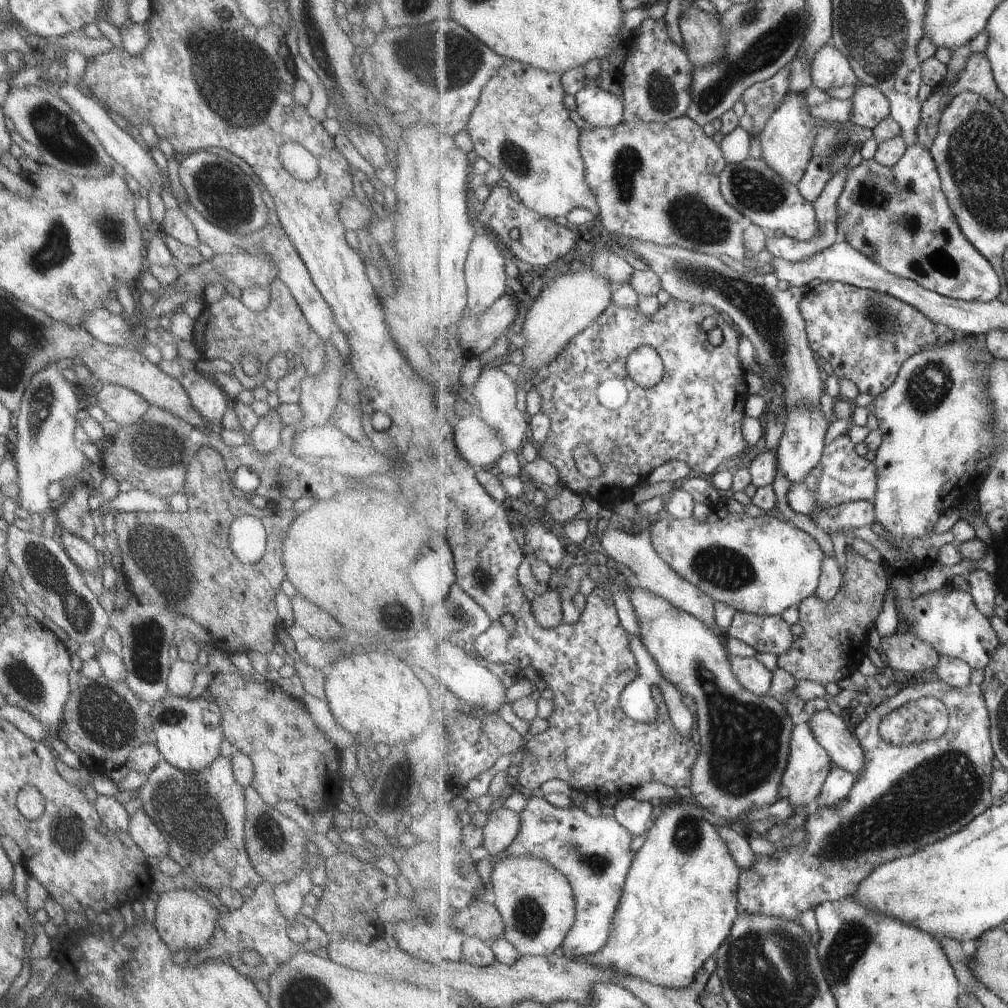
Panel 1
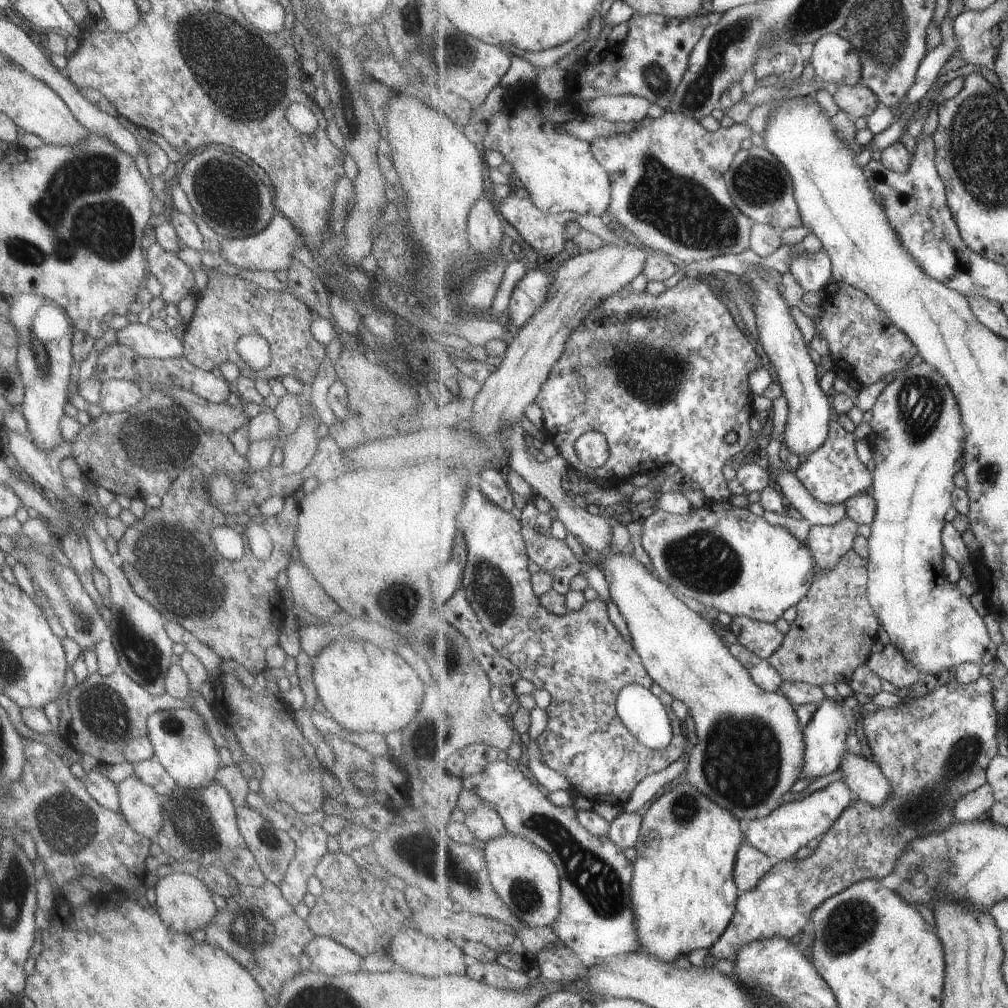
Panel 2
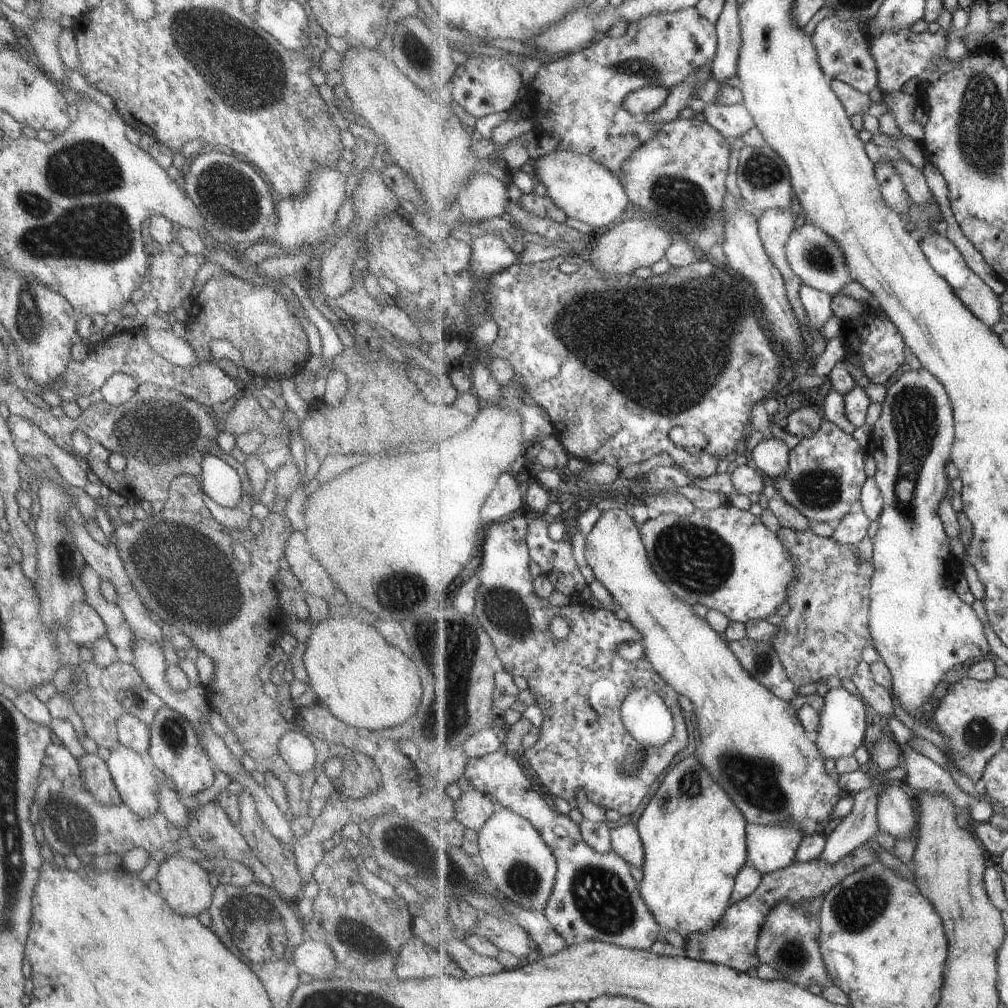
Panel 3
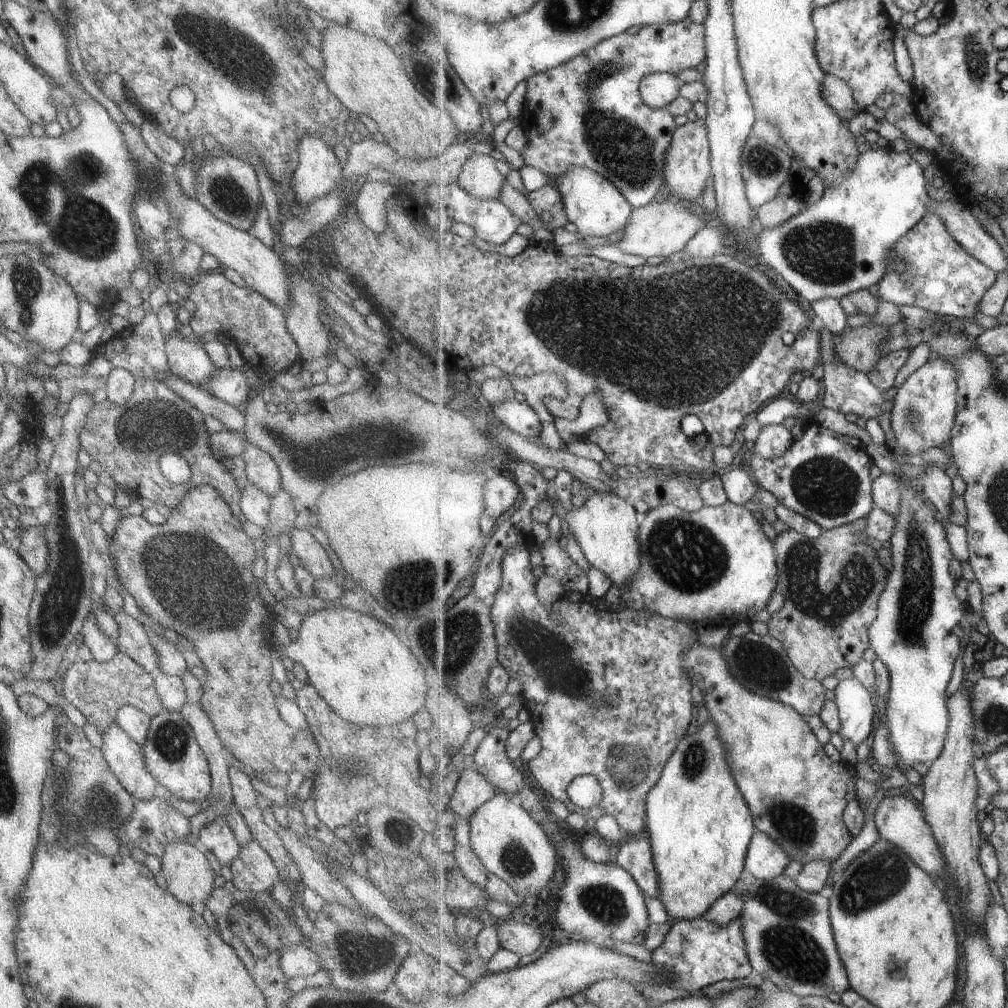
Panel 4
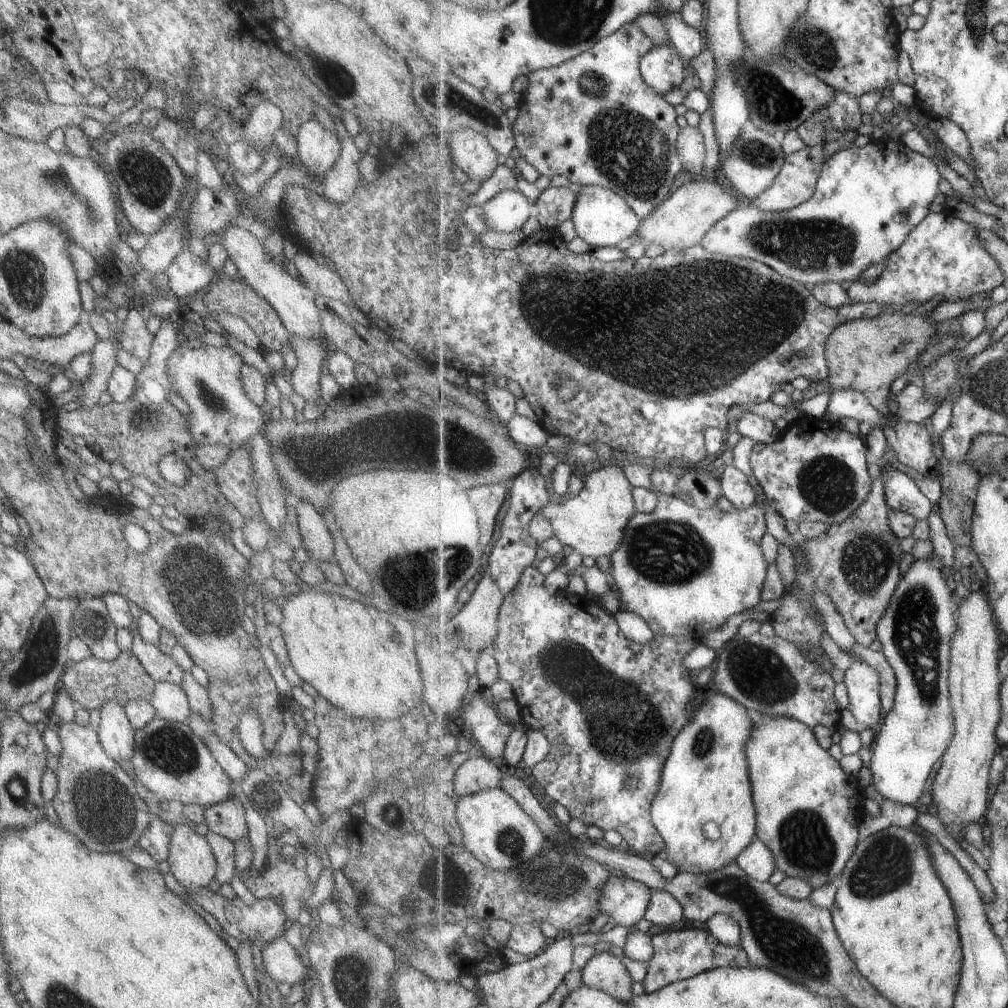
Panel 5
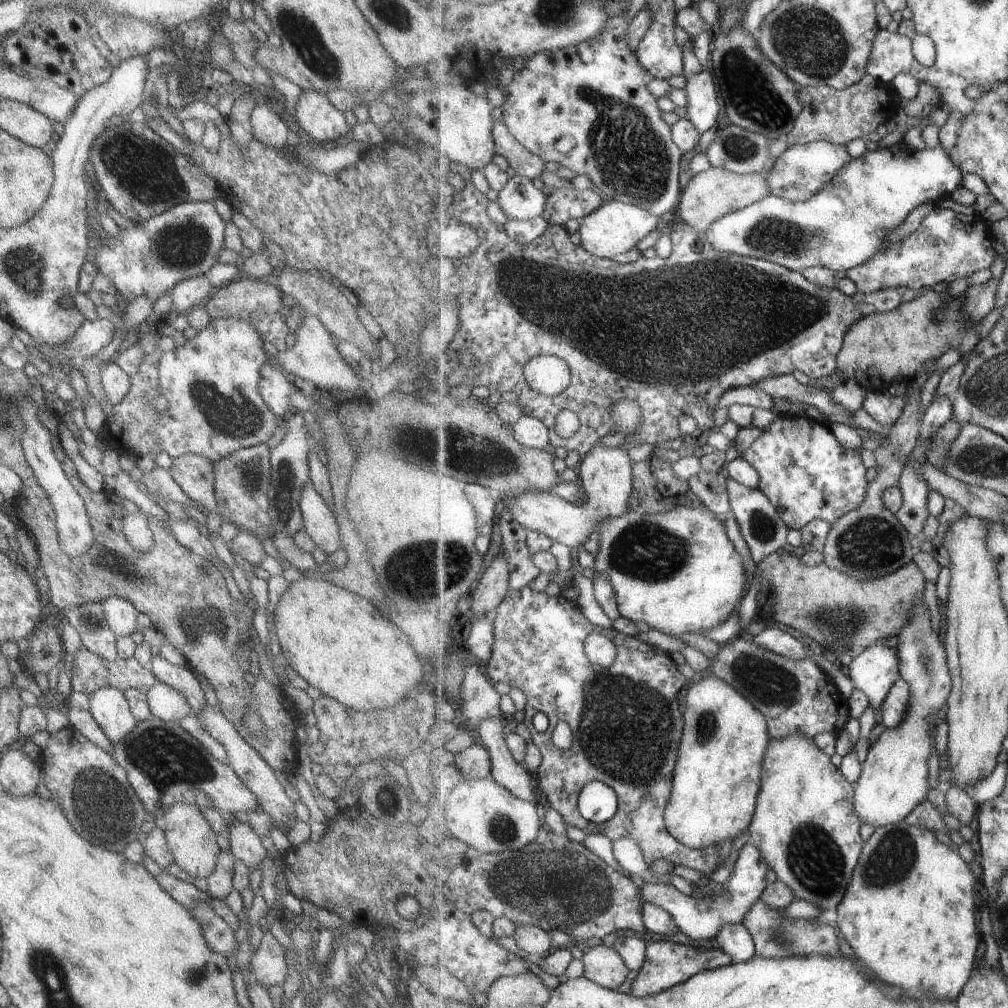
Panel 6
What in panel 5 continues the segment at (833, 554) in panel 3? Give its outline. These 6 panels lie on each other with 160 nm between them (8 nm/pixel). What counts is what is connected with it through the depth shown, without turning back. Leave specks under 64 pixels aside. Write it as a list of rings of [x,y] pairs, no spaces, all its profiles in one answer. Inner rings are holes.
[[[887,462],[881,465],[881,476],[874,479],[874,487],[867,502],[847,520],[831,526],[819,538],[805,541],[799,536],[799,549],[793,552],[796,571],[794,582],[790,591],[781,596],[780,607],[768,618],[776,628],[777,635],[795,643],[810,663],[829,672],[834,668],[833,660],[821,648],[821,634],[825,626],[823,613],[817,610],[814,601],[815,588],[831,597],[856,640],[868,647],[878,639],[877,625],[884,617],[902,579],[900,560],[905,553],[899,546],[900,538],[893,534],[891,508],[885,496],[884,476],[890,468]],[[813,608],[816,608],[817,614]],[[803,649],[811,652],[806,654]]]

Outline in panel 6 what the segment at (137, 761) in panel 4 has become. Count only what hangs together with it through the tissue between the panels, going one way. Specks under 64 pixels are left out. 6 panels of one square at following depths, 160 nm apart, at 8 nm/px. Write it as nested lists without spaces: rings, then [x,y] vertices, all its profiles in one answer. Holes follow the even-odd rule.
[[[99,687],[87,697],[87,710],[111,744],[124,739],[134,729],[136,720],[122,691],[113,687]]]

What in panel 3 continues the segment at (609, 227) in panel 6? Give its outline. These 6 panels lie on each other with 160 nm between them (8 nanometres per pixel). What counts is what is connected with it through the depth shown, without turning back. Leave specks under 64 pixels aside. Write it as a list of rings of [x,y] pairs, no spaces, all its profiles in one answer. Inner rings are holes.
[[[557,149],[532,161],[529,168],[537,176],[541,194],[552,198],[569,217],[595,227],[597,234],[615,225],[615,220],[627,212],[631,204],[620,178],[592,156]]]

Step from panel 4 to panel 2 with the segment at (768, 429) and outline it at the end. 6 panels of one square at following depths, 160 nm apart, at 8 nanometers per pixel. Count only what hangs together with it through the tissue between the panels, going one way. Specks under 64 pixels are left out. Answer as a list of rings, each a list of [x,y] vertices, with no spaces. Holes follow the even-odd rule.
[[[782,459],[783,473],[772,471],[773,481],[781,486],[791,506],[812,525],[835,526],[849,518],[845,504],[837,506],[822,503],[819,499],[813,498],[805,485],[795,476]]]

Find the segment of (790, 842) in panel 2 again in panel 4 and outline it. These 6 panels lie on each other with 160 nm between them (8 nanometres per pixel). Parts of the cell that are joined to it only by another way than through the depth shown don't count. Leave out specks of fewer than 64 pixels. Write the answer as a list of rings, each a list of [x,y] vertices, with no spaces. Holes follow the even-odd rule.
[[[756,831],[746,857],[747,873],[761,880],[773,880],[784,874],[791,861],[792,858],[773,837]]]

